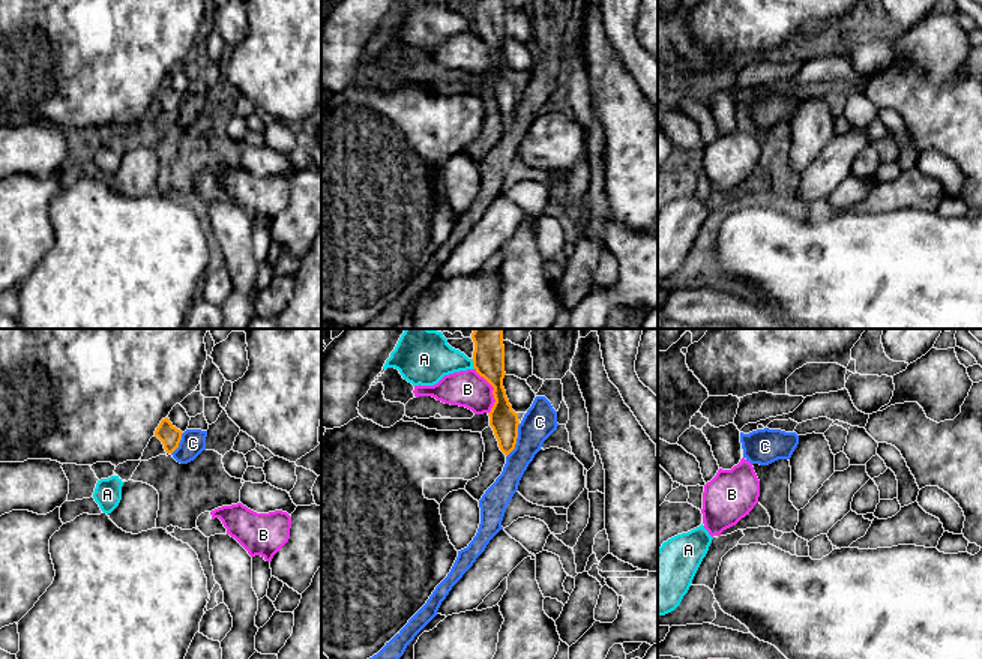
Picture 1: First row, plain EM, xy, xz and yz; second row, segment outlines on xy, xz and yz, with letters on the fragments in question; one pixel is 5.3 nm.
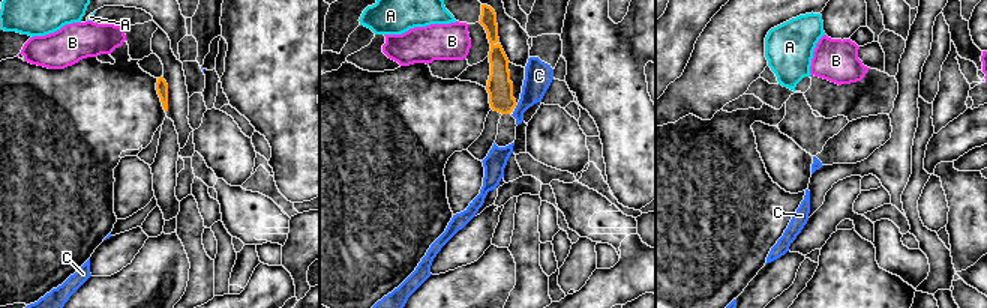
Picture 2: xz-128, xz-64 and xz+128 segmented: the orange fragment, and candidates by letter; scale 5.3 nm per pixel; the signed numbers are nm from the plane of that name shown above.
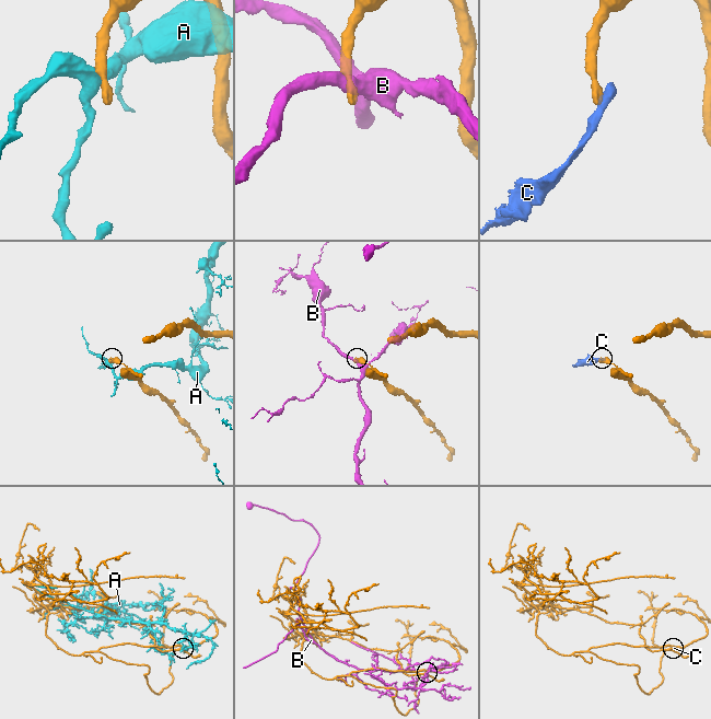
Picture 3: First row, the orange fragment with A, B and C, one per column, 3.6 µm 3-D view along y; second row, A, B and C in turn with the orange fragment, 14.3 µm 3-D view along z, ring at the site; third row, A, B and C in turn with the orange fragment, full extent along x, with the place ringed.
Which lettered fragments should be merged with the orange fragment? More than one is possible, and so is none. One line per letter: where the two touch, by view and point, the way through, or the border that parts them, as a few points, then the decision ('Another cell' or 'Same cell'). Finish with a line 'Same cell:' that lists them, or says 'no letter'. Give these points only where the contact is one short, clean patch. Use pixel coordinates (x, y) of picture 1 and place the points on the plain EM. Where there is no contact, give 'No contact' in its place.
A: Touches orange at xz (473, 27). Another cell
B: Touches orange at xz (493, 54). Boundary: xz (475, 32), (493, 51), (494, 68), (488, 77). Another cell
C: Touches orange at xz (515, 104). Boundary: xz (520, 87), (515, 111), (506, 120). Another cell
Same cell: no letter

